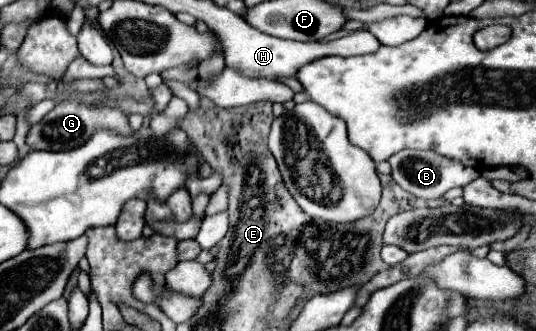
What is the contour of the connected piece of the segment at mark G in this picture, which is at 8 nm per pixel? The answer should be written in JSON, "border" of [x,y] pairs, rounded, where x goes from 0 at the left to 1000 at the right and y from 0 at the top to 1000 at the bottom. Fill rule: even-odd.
{"border":[[[119,302],[104,314],[101,332],[93,332],[75,369],[60,375],[49,411],[49,435],[63,453],[131,453],[142,441],[153,441],[179,393],[205,387],[224,405],[246,405],[246,387],[239,375],[239,350],[224,326],[201,326],[201,320],[160,320],[146,302]]]}

